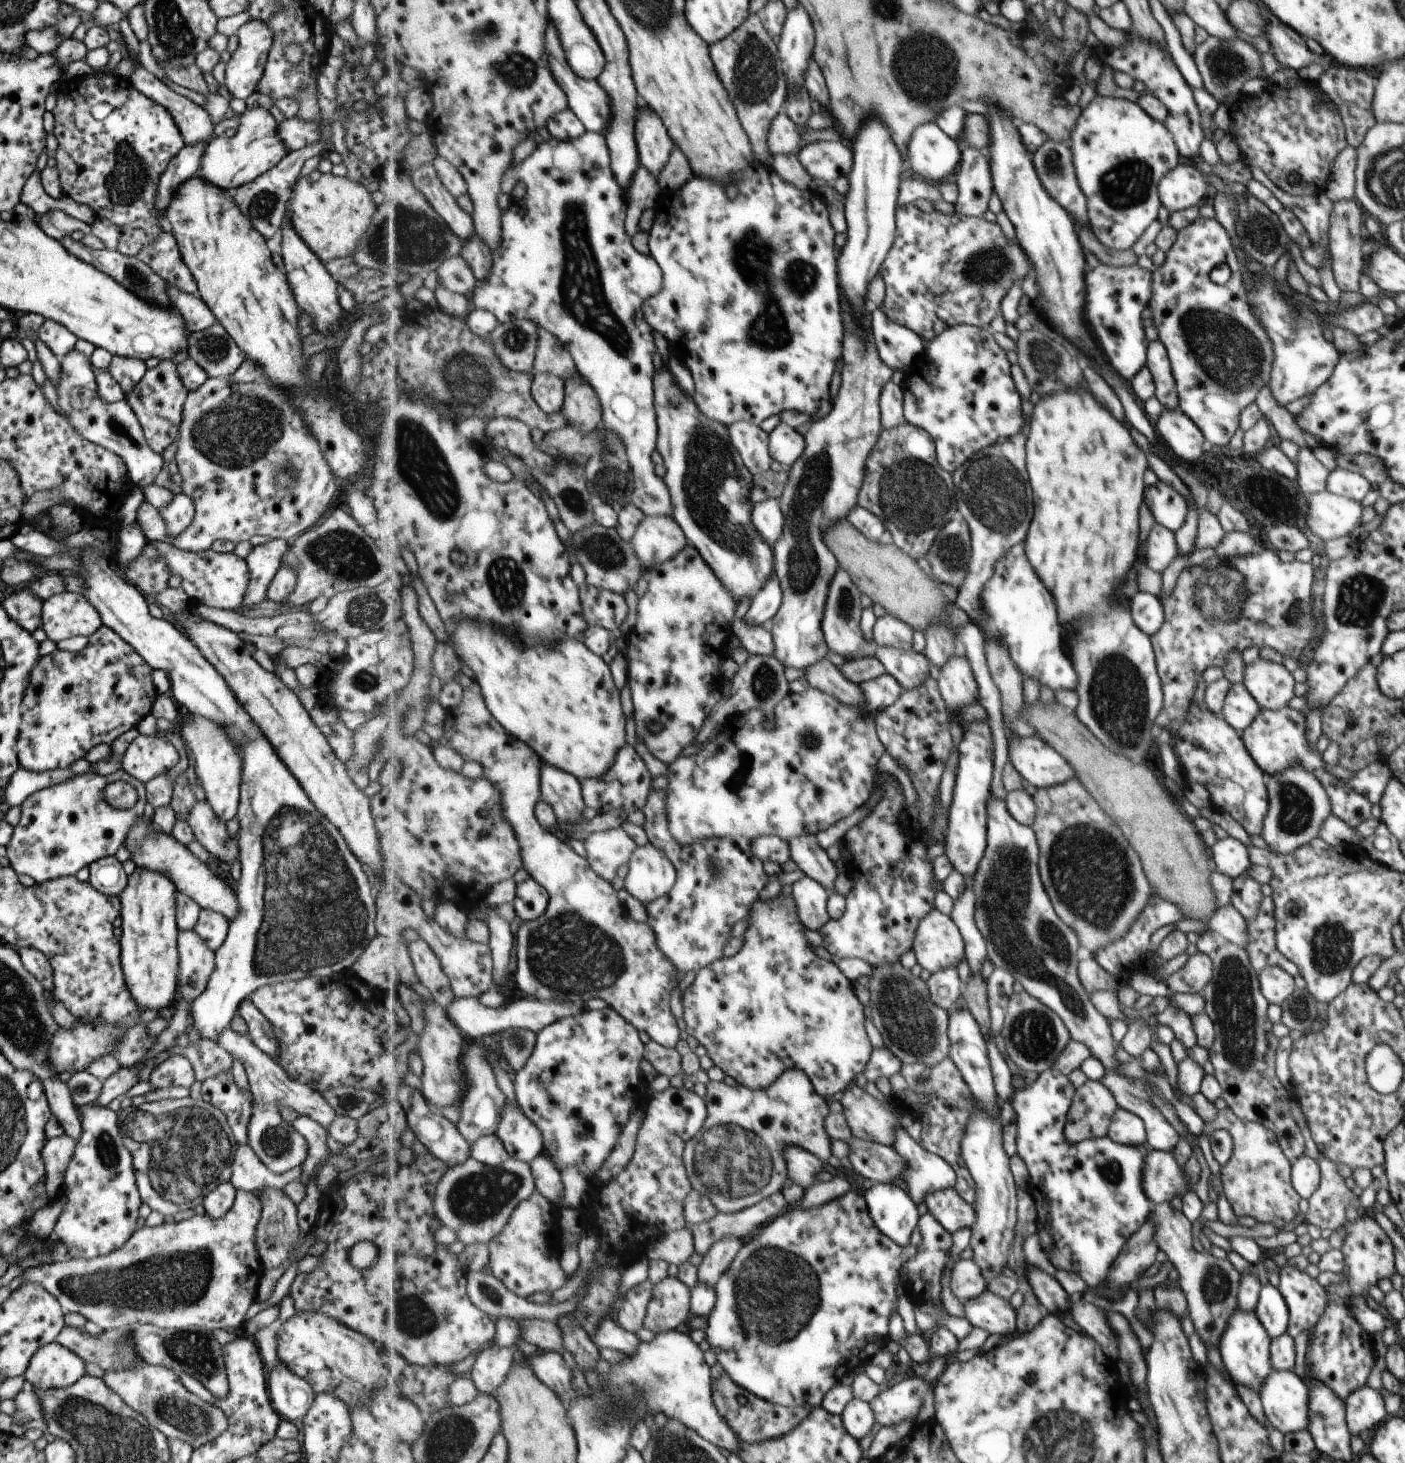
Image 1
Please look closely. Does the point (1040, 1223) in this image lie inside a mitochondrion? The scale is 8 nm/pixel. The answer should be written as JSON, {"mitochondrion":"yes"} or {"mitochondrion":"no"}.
{"mitochondrion":"no"}

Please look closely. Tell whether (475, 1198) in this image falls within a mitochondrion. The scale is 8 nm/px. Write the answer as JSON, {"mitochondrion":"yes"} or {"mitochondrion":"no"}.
{"mitochondrion":"yes"}

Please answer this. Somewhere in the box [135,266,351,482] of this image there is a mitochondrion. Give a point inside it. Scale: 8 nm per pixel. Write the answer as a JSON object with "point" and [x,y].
{"point":[236,431]}

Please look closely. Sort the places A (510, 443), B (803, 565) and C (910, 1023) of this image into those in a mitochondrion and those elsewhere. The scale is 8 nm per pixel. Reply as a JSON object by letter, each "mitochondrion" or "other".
{"A":"other","B":"mitochondrion","C":"mitochondrion"}

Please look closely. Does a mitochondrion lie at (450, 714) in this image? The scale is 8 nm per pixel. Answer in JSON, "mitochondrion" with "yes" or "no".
{"mitochondrion":"no"}

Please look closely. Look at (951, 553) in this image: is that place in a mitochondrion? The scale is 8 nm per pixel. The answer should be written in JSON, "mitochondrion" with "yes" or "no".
{"mitochondrion":"yes"}

